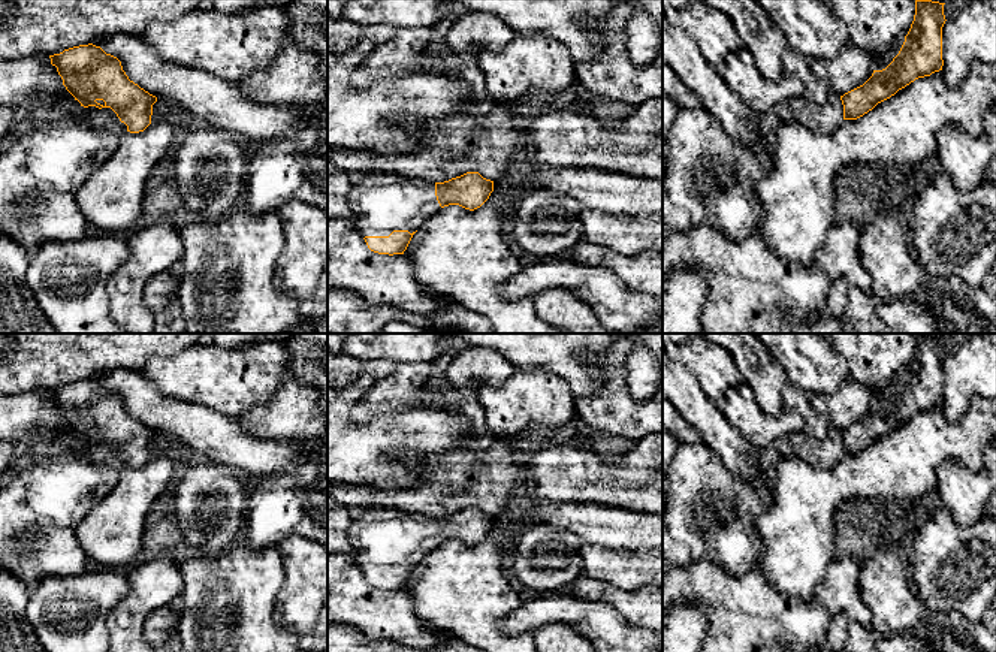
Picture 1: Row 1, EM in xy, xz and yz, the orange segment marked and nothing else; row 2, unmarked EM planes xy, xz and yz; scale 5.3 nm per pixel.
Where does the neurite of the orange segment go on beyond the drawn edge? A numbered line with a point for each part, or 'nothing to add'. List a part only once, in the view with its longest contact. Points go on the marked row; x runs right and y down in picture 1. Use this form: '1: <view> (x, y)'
1: xz (383, 202)

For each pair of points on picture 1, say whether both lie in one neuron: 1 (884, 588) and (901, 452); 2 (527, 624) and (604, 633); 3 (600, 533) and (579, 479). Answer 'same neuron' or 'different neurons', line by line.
1: different neurons
2: same neuron
3: different neurons

